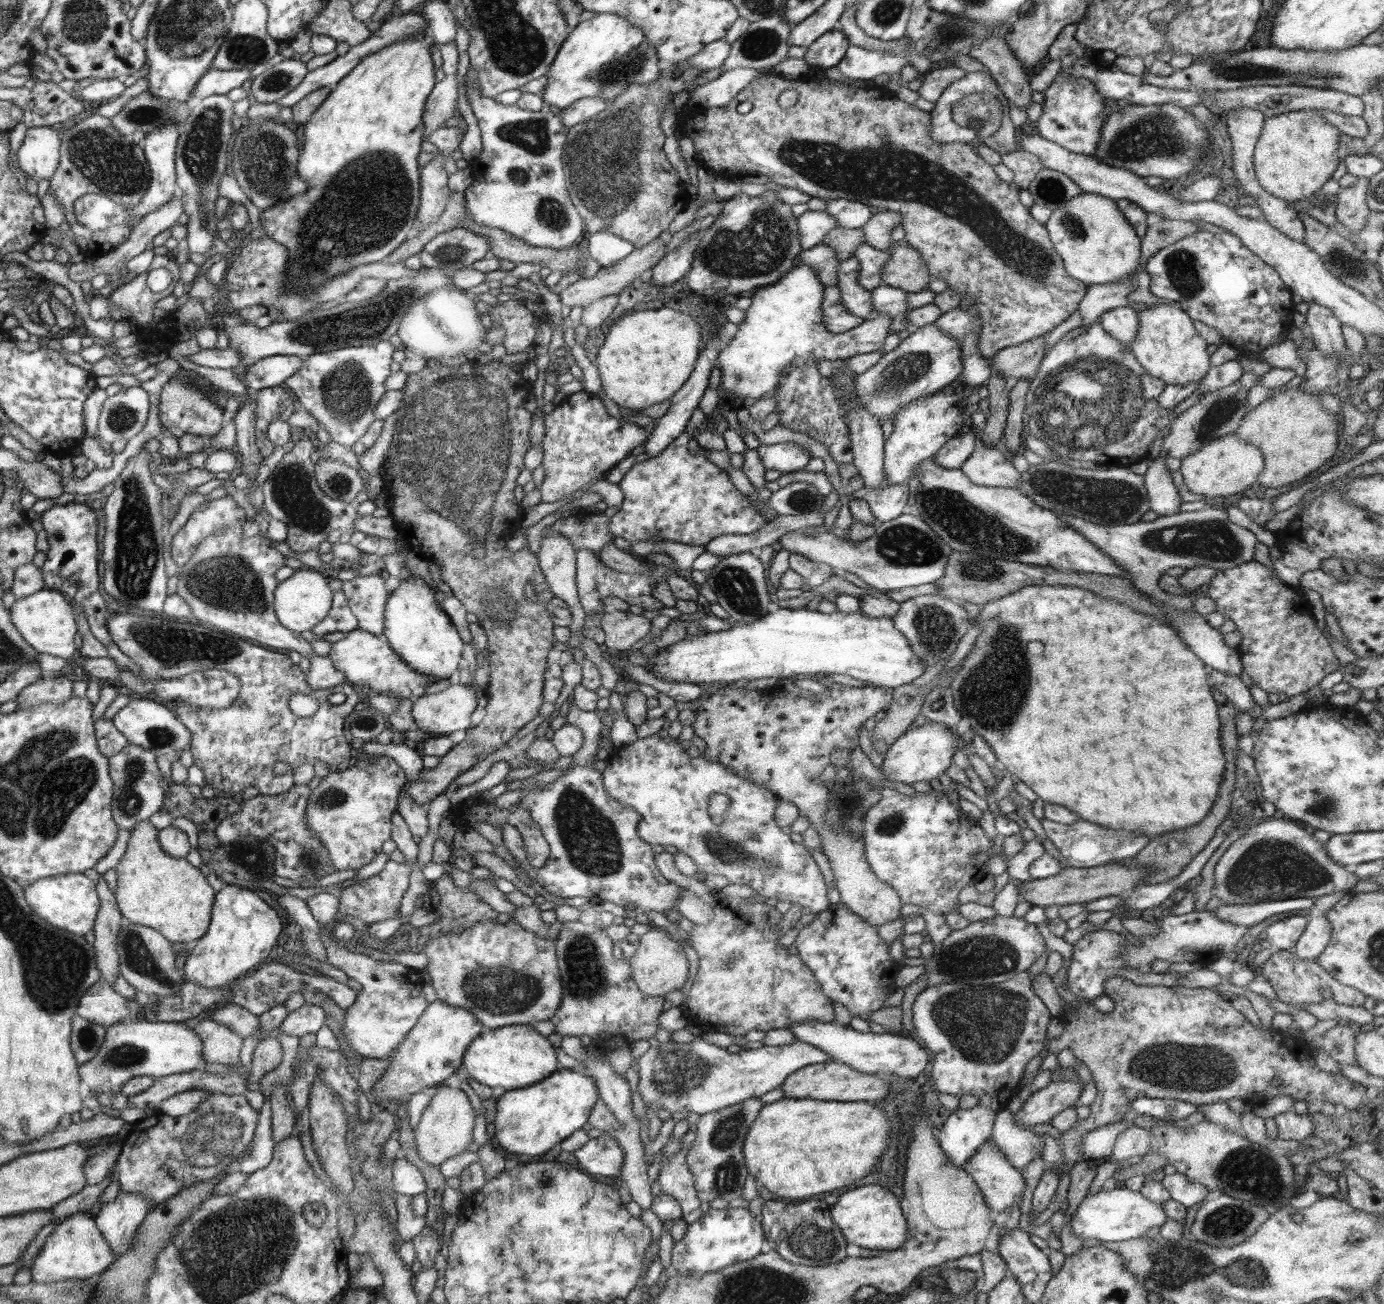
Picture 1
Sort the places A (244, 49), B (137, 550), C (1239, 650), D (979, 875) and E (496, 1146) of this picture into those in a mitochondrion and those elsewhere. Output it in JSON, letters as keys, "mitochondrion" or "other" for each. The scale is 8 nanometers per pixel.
{"A":"mitochondrion","B":"mitochondrion","C":"other","D":"other","E":"other"}

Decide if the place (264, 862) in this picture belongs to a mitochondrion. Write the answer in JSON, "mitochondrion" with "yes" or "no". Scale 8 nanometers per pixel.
{"mitochondrion":"yes"}

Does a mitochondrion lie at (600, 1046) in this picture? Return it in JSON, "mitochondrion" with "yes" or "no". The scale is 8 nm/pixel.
{"mitochondrion":"no"}

